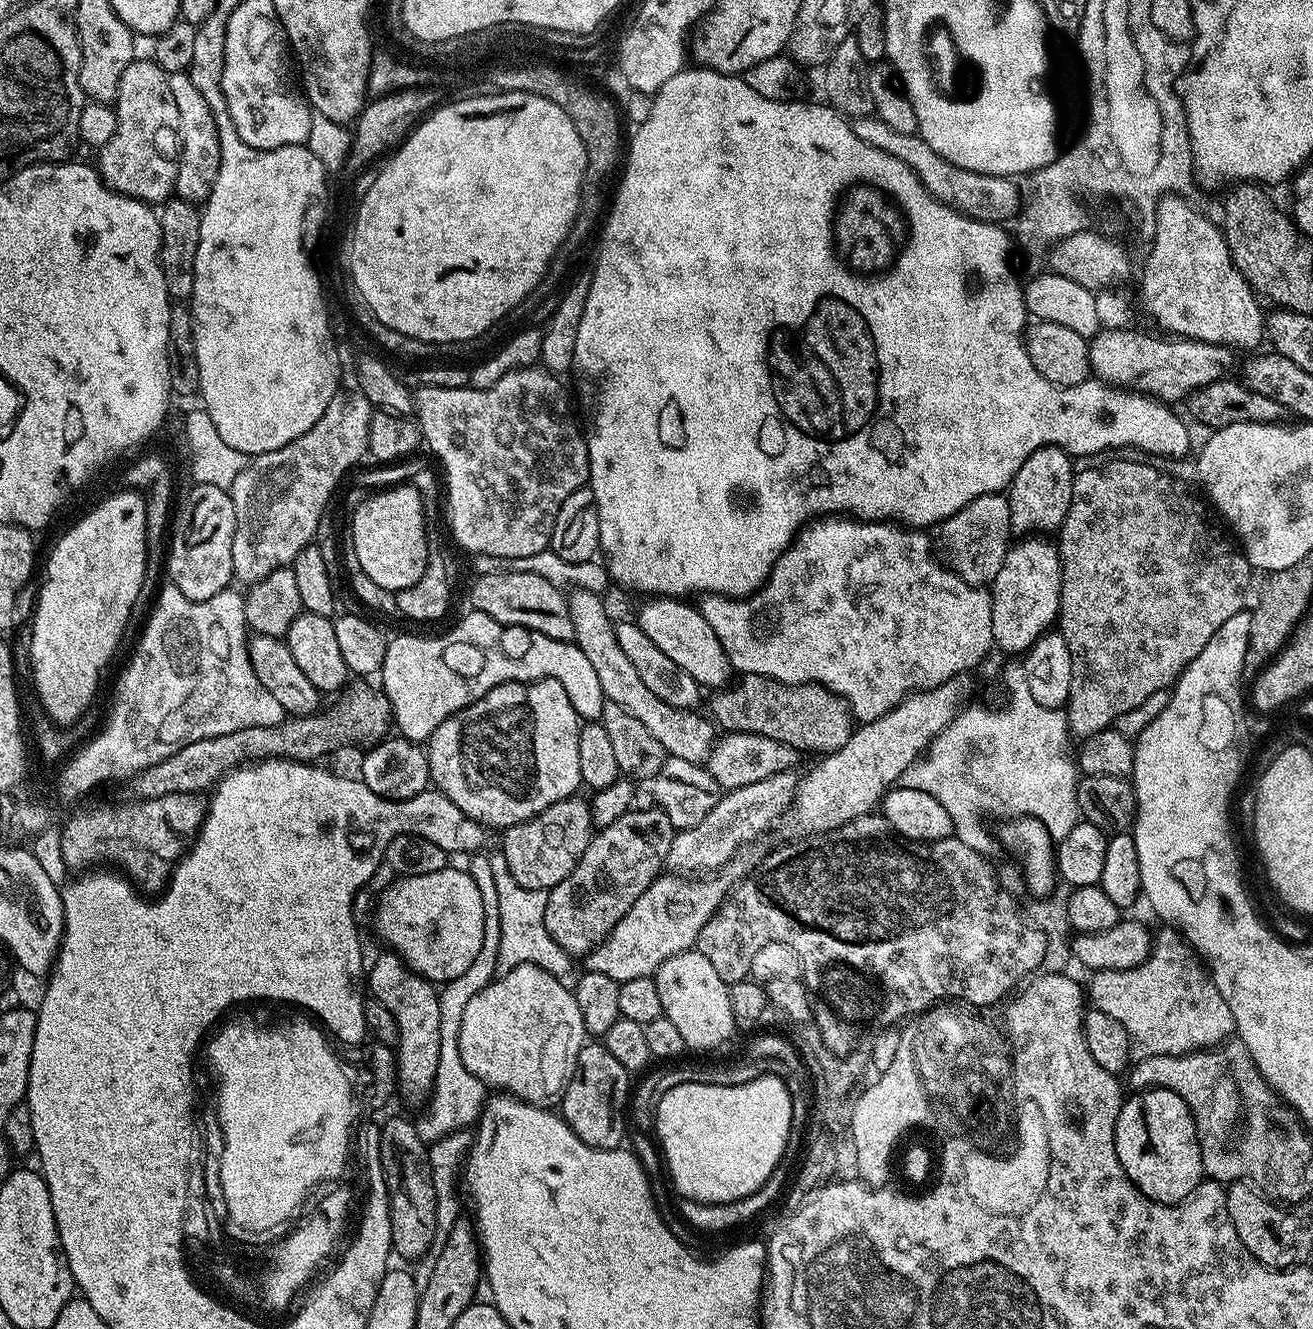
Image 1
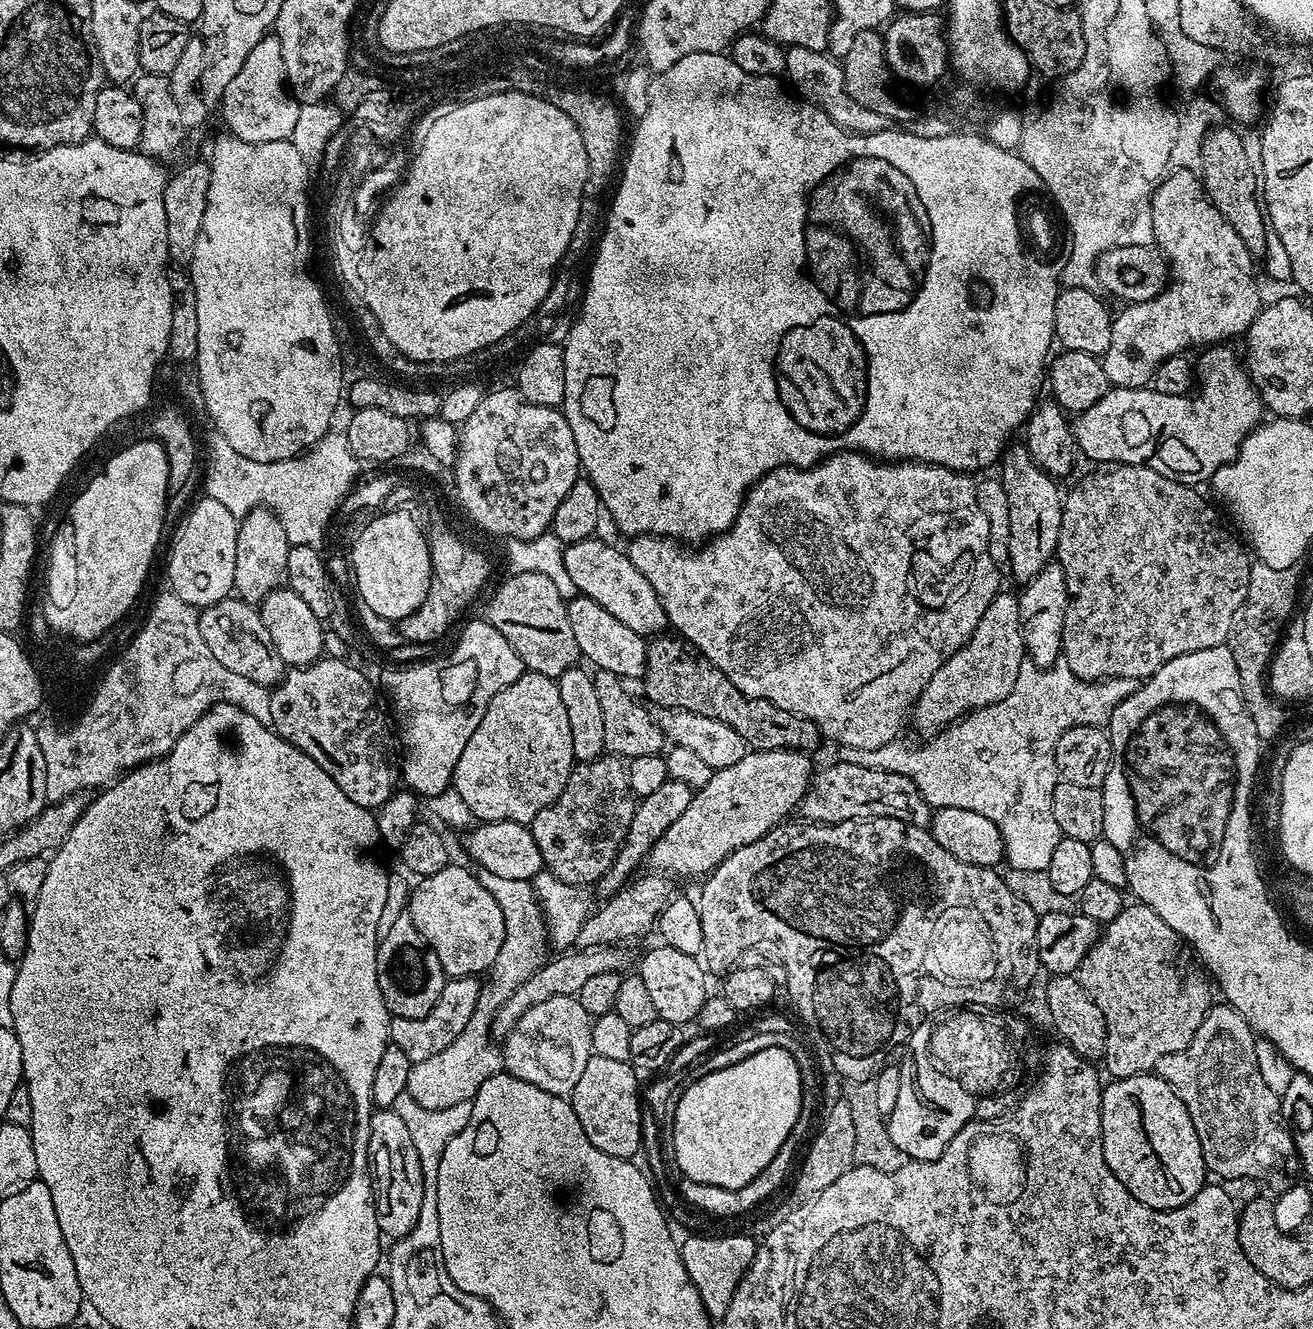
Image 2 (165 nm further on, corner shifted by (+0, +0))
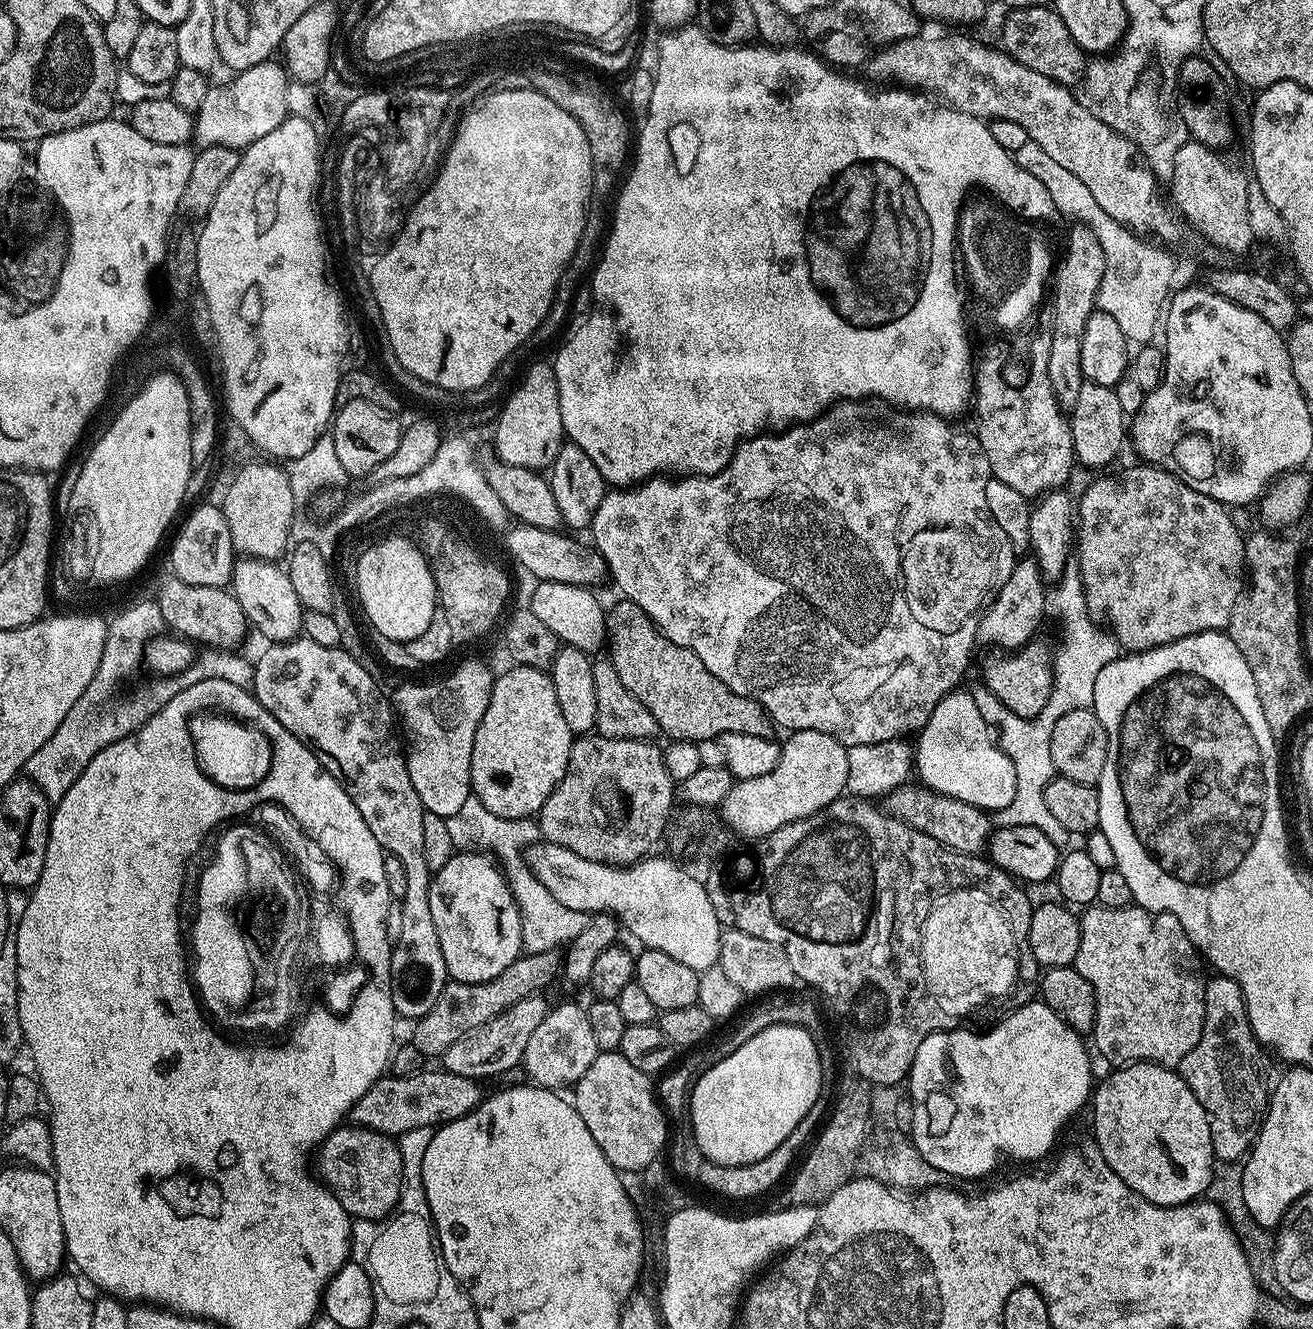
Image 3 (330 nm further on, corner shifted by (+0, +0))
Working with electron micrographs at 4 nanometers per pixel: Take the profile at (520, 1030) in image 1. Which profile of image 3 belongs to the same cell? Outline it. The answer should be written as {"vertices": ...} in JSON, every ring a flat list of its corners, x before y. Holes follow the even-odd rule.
{"vertices":[[560,1004,549,1010,542,1018,538,1030,530,1037,530,1042,526,1042,526,1050,522,1061,523,1071,528,1071,527,1079,535,1082,541,1088,551,1088,553,1090,564,1090,564,1087,574,1086,590,1070,590,1062,594,1062,598,1049,594,1042,594,1033,590,1031,590,1018,583,1007,576,1004]]}

